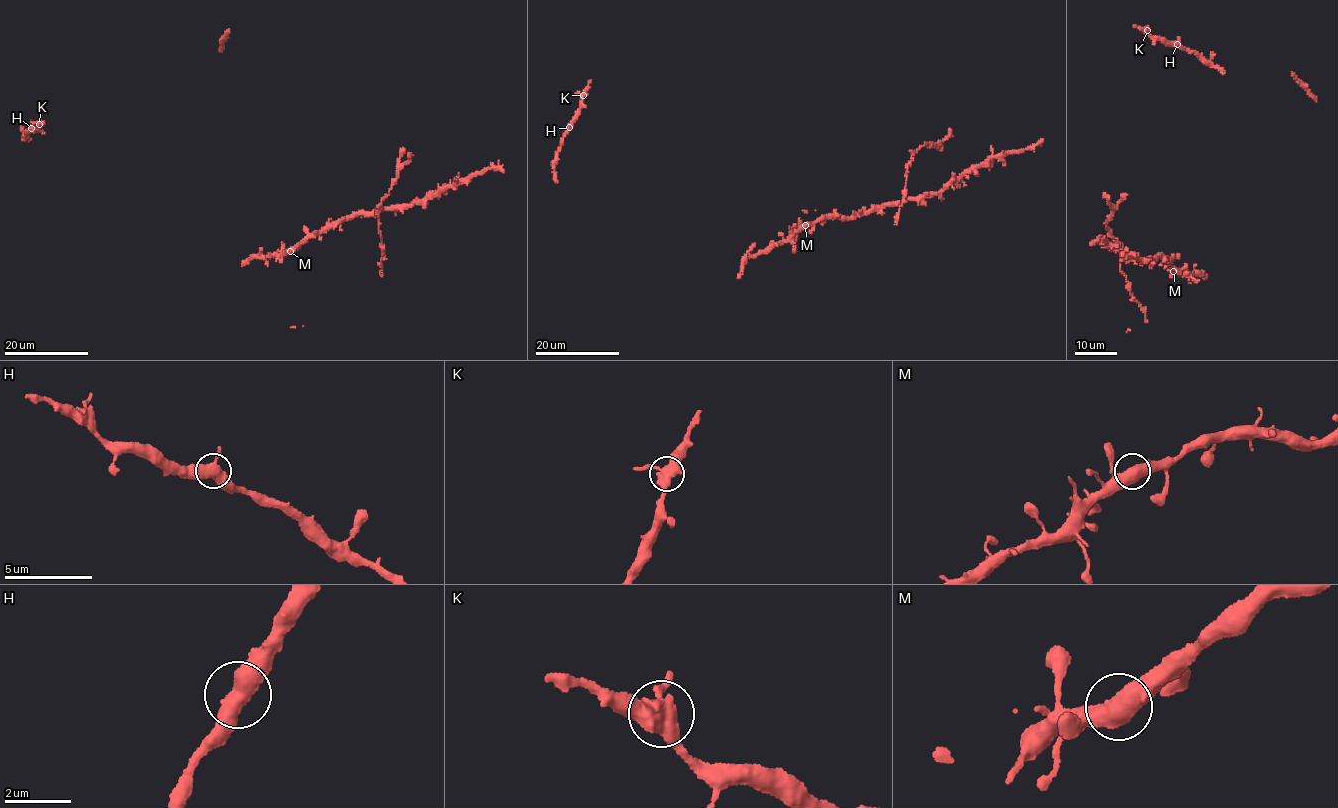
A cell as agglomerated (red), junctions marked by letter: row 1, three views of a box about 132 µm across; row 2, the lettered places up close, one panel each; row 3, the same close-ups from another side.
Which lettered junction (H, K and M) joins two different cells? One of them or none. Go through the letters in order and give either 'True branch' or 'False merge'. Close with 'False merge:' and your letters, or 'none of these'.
H: True branch
K: True branch
M: True branch
False merge: none of these

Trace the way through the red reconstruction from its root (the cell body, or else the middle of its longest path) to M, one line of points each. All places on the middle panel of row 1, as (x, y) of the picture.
M: (749, 257), (756, 257), (785, 243), (805, 225)

